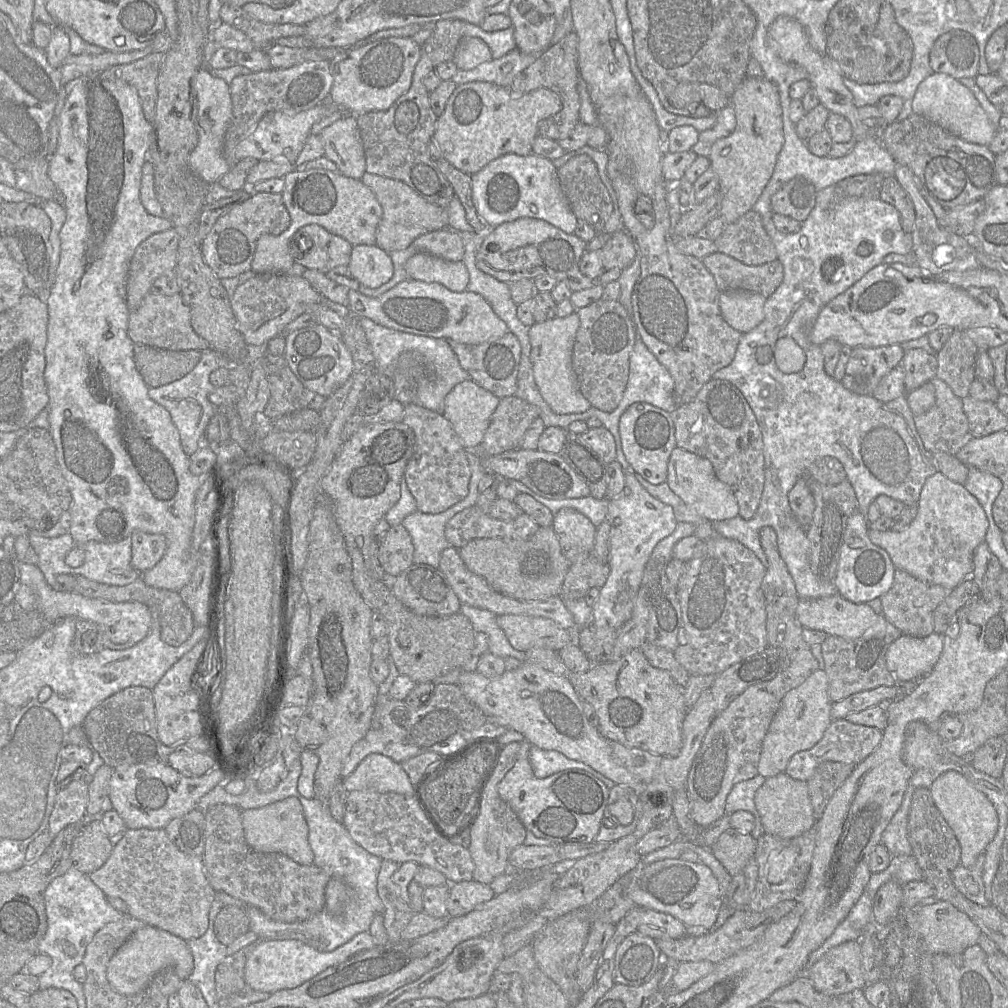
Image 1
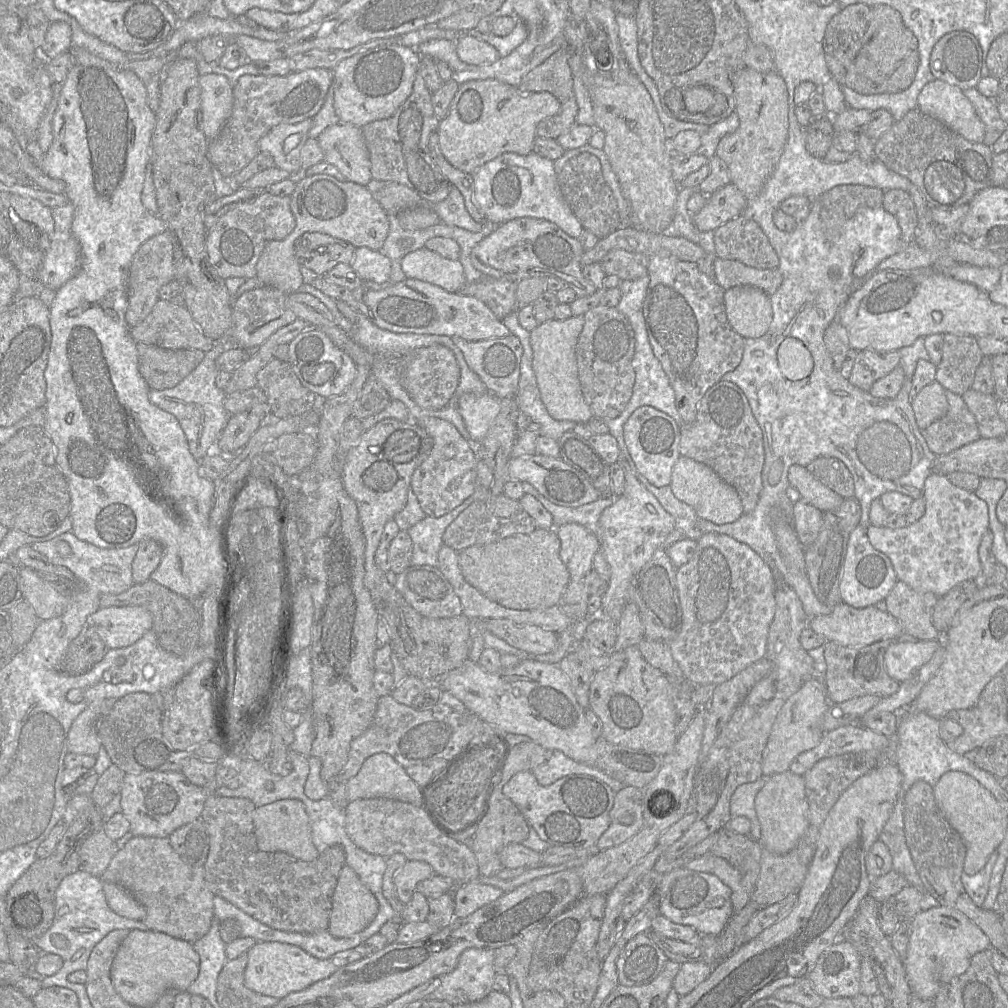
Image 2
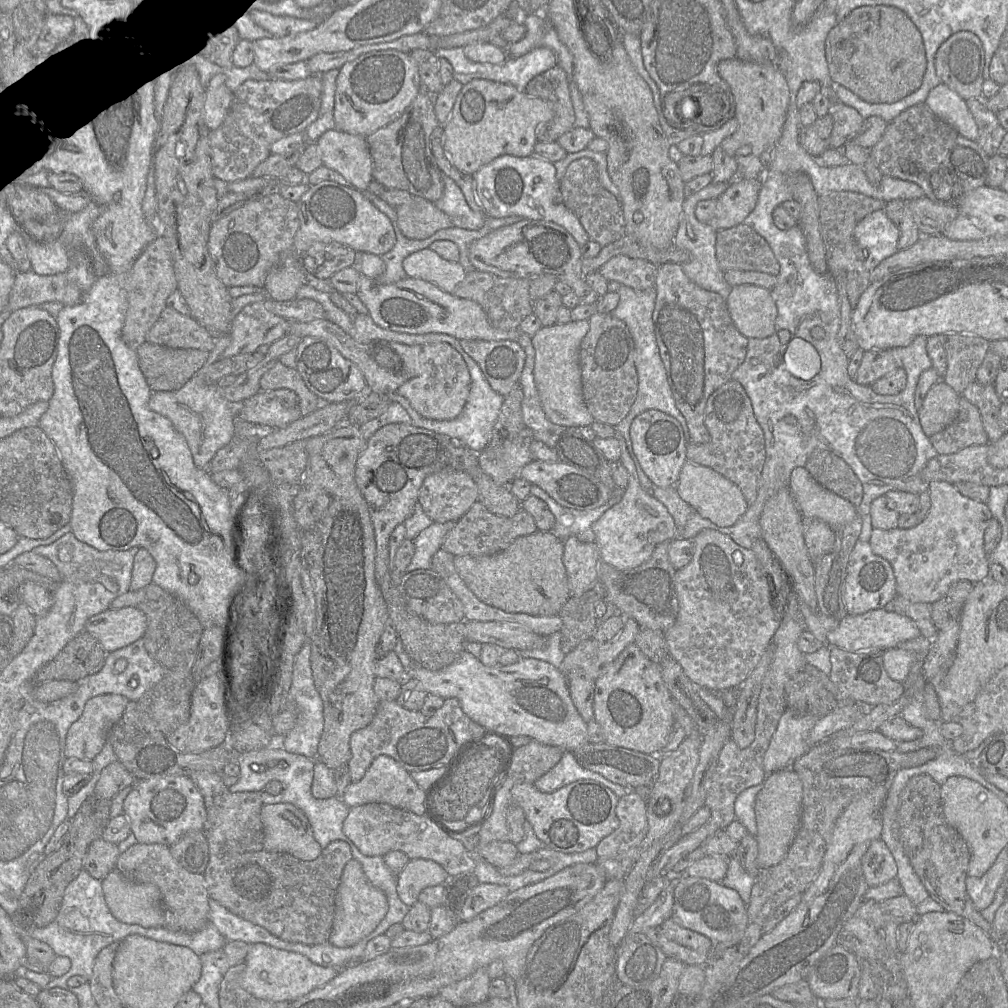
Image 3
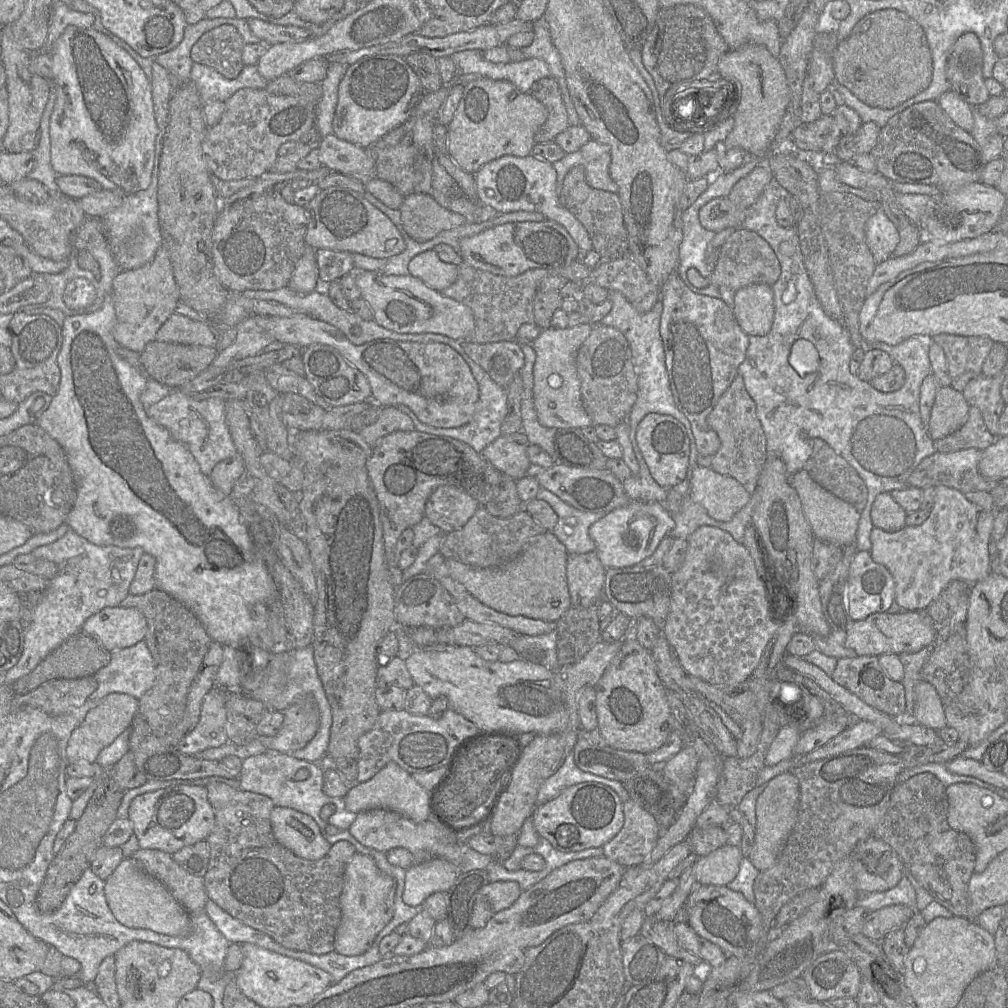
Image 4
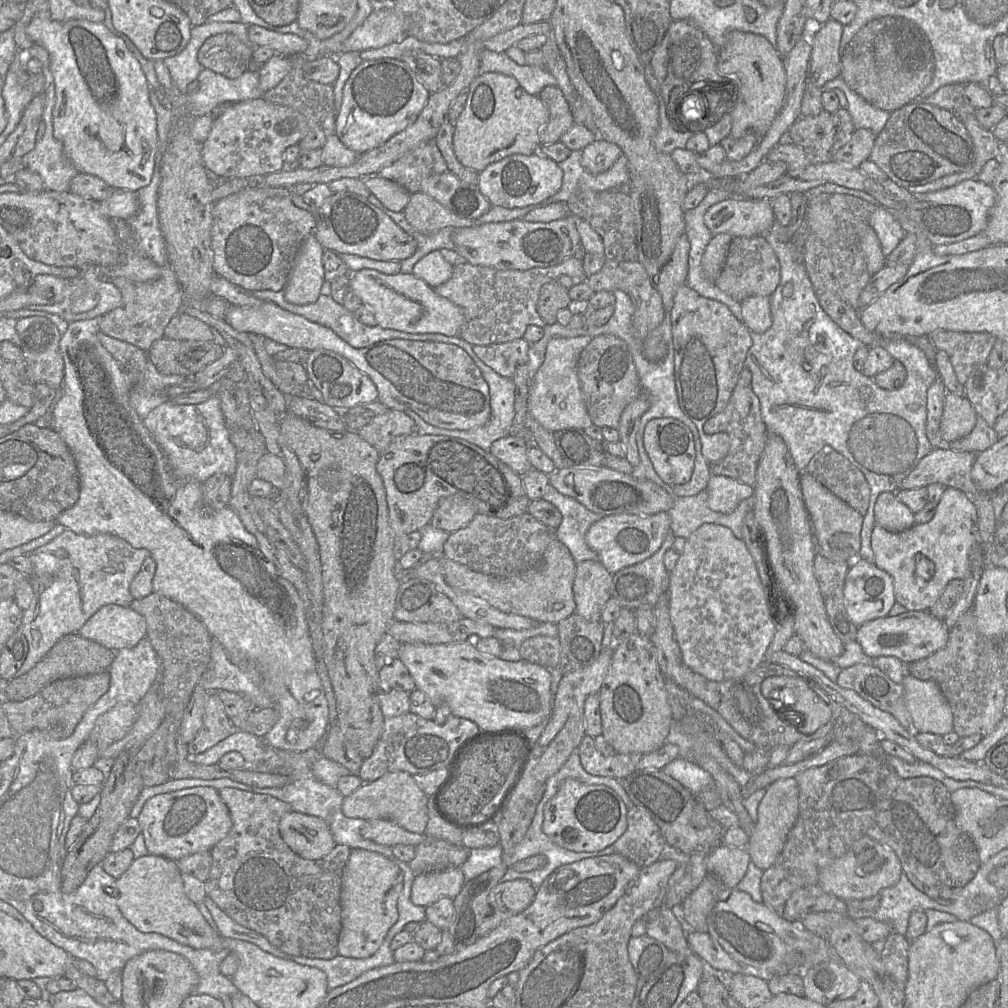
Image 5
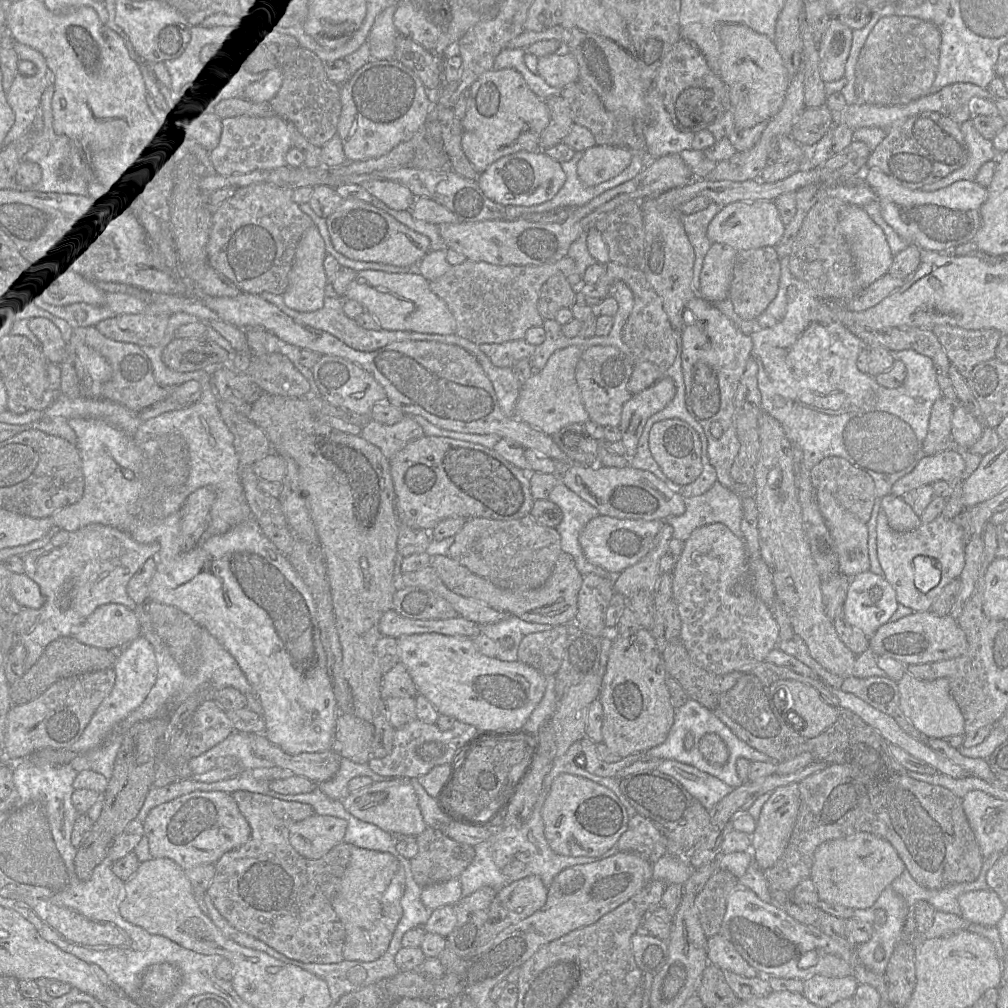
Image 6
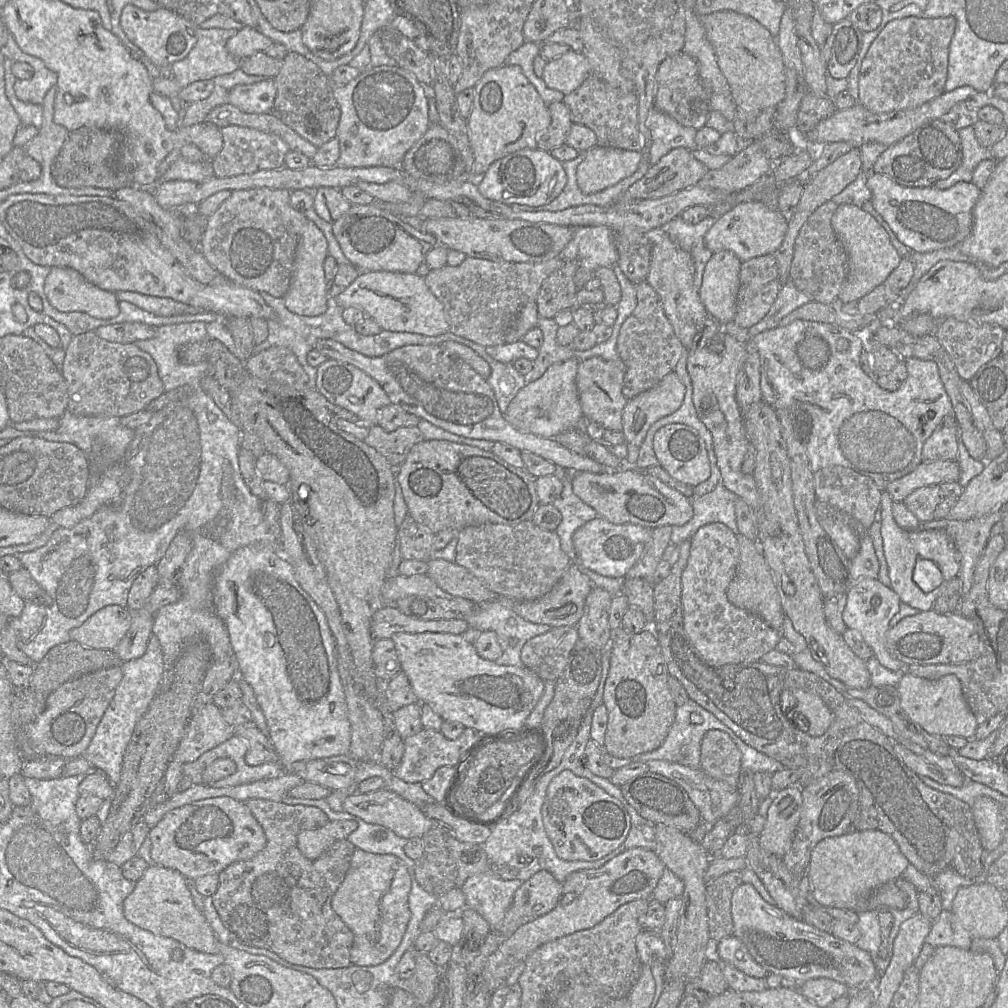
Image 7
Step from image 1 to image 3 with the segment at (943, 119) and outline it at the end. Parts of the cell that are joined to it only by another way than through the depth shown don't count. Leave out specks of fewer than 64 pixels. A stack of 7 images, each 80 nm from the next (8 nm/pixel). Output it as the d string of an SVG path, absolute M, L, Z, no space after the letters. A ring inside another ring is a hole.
M941 83L934 87L929 92L925 104L963 137L977 141L978 126L966 101L947 85Z

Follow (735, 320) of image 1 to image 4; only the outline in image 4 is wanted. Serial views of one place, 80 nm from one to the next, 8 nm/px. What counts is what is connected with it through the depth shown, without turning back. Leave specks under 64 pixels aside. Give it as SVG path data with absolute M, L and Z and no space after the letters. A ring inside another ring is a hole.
M752 284L735 292L733 315L748 336L765 336L774 320L774 294L766 284Z

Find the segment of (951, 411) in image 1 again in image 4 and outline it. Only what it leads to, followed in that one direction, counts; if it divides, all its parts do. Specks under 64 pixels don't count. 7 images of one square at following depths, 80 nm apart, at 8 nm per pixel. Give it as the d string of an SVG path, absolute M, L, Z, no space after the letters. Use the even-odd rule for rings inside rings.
M970 406L966 423L954 433L934 441L936 451L956 452L968 448L986 450L996 441L996 437L987 429L980 410Z

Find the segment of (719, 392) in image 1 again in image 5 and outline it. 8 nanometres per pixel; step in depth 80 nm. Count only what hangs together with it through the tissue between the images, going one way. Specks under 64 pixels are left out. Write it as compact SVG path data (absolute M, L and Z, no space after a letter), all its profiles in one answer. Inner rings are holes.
M744 368L724 410L728 416L725 432L730 438L729 452L723 460L712 463L709 467L712 475L726 476L753 488L757 466L766 444L767 429L761 417L759 399L752 390L751 380L751 372Z

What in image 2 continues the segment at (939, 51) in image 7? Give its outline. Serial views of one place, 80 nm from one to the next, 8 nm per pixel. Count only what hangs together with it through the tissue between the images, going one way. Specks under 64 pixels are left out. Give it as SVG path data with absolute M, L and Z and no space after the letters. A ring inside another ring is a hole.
M863 3L843 7L829 21L823 38L824 56L828 70L841 86L862 95L894 94L911 86L919 65L918 40L904 24L902 16L890 6Z

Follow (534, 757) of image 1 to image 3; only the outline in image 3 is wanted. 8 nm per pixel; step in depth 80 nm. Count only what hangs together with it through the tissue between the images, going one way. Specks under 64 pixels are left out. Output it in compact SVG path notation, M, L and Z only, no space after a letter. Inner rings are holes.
M564 751L559 762L537 779L534 785L539 791L550 793L582 779L591 779L603 784L613 791L619 798L628 792L628 789L625 787L611 782L594 771L583 768L577 762L573 752L571 751Z

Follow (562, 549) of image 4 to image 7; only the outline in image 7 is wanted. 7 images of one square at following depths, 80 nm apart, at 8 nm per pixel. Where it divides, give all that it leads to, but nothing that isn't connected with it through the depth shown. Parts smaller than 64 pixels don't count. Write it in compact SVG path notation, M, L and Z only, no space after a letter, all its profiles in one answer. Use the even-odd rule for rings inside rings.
M431 558L427 575L445 592L475 604L498 598L486 584L466 568L444 559ZM570 564L560 581L543 597L526 602L513 603L513 610L523 619L534 624L560 626L576 626L584 613L585 601L594 585L585 574L581 573L576 564Z

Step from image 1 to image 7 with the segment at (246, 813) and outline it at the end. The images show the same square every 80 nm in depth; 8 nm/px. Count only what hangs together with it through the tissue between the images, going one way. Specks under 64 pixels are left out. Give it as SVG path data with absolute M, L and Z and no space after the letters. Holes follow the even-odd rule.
M329 820L322 827L301 831L297 836L297 847L305 858L315 860L357 827L353 820Z

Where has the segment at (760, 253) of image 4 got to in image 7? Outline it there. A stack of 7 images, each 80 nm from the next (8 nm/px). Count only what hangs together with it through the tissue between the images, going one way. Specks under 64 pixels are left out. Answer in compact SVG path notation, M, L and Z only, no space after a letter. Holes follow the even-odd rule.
M773 253L743 261L734 323L744 329L761 321L769 312L780 290L777 262Z

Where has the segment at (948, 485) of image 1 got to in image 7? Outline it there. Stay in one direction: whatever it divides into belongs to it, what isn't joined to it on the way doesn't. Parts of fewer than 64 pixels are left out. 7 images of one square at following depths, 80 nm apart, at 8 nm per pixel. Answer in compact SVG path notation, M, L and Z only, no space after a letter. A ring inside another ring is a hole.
M882 491L881 536L892 589L900 600L919 611L932 609L941 591L960 571L958 552L949 536L939 530L904 530L897 525L892 514L893 500Z

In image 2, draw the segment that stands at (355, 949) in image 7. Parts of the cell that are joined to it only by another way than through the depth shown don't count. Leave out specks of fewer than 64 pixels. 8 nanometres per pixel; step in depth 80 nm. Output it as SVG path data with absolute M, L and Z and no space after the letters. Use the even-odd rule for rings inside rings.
M344 865L332 897L328 931L336 938L348 938L364 930L377 916L379 903L356 872Z

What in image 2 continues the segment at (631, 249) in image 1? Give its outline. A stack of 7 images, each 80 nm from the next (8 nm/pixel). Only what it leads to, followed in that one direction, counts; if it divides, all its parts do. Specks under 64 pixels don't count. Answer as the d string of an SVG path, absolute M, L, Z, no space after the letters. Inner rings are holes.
M623 249L611 250L601 261L606 275L615 275L620 280L637 280L648 276L648 257Z

